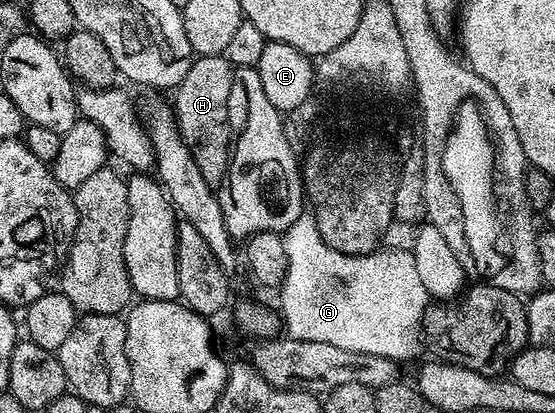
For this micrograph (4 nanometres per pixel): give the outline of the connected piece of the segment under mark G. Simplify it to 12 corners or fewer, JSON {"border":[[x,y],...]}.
{"border":[[303,210],[282,238],[288,337],[416,356],[412,251],[341,253]]}

